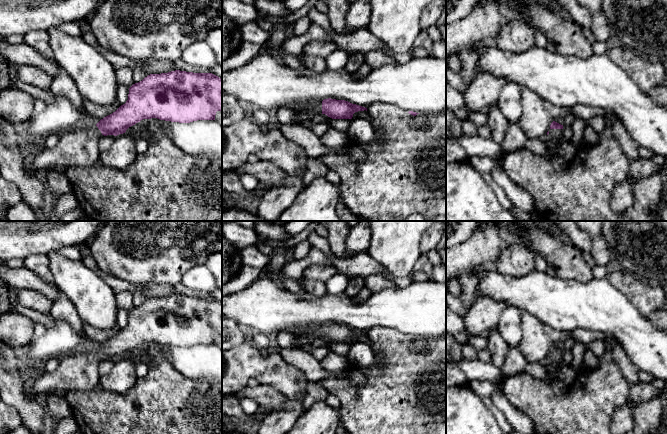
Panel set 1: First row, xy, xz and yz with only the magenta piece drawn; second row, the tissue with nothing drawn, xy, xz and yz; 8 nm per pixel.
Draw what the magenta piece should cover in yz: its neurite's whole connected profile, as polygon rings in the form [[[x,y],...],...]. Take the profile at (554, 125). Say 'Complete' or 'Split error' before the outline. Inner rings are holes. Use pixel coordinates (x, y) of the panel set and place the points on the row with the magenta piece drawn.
Split error. [[[553,121],[550,125],[550,129],[547,132],[548,138],[553,142],[552,147],[547,147],[550,155],[550,160],[559,157],[559,144],[562,141],[567,141],[563,135],[563,125]]]

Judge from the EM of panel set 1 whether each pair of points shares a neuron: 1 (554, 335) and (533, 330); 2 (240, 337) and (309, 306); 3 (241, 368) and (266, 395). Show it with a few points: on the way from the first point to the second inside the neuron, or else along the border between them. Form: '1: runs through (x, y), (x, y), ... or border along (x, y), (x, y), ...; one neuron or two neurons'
1: border along (543, 325), (544, 331), (553, 344); two neurons
2: border along (232, 319), (239, 325); two neurons
3: border along (259, 383), (271, 385), (281, 393); two neurons

